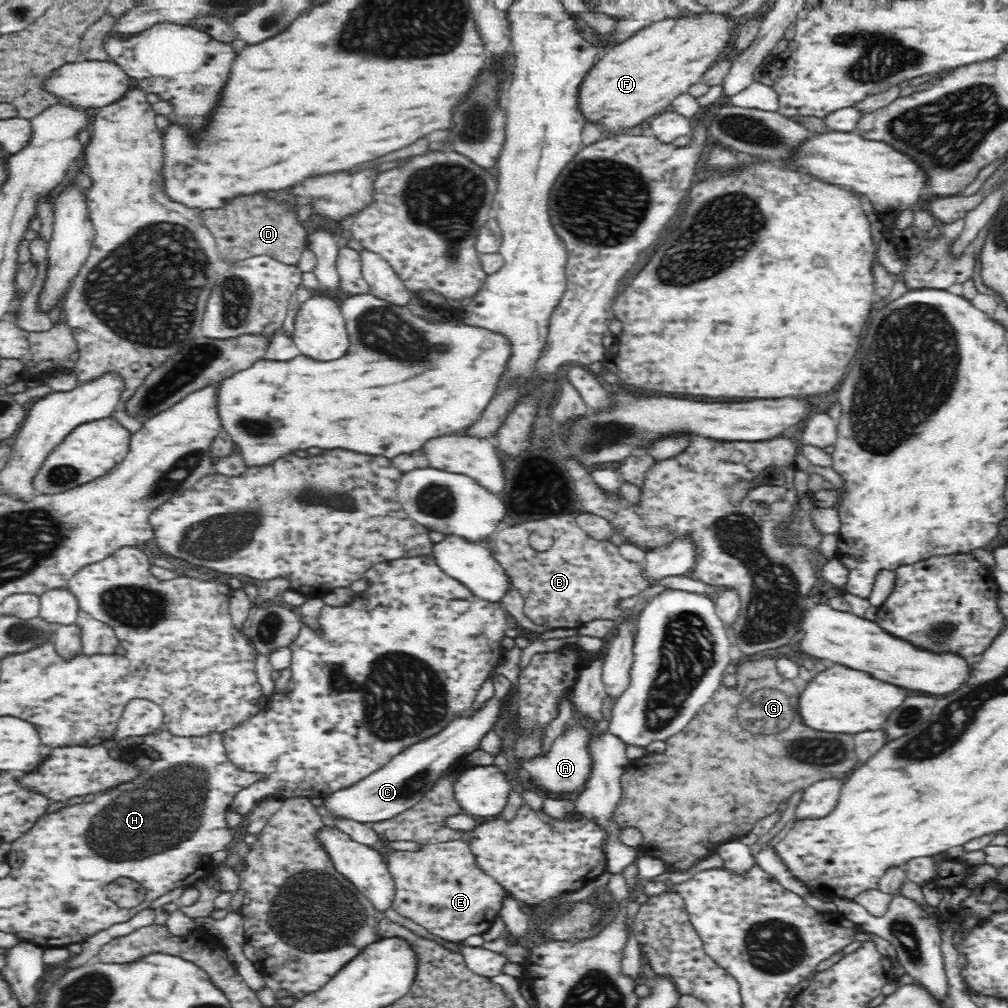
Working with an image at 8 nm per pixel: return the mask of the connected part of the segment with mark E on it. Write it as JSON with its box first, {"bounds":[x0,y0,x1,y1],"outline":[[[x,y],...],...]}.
{"bounds":[386,838,505,942],"outline":[[[464,838],[422,845],[420,852],[394,850],[386,858],[386,866],[395,882],[392,908],[444,940],[462,942],[467,936],[482,935],[498,916],[505,899],[503,886],[478,867]]]}

